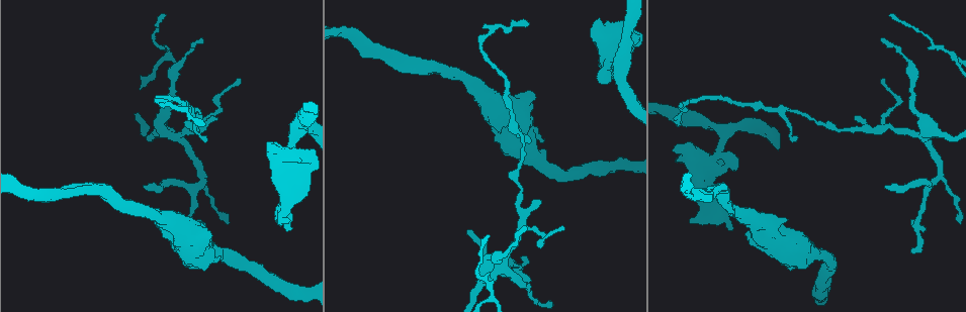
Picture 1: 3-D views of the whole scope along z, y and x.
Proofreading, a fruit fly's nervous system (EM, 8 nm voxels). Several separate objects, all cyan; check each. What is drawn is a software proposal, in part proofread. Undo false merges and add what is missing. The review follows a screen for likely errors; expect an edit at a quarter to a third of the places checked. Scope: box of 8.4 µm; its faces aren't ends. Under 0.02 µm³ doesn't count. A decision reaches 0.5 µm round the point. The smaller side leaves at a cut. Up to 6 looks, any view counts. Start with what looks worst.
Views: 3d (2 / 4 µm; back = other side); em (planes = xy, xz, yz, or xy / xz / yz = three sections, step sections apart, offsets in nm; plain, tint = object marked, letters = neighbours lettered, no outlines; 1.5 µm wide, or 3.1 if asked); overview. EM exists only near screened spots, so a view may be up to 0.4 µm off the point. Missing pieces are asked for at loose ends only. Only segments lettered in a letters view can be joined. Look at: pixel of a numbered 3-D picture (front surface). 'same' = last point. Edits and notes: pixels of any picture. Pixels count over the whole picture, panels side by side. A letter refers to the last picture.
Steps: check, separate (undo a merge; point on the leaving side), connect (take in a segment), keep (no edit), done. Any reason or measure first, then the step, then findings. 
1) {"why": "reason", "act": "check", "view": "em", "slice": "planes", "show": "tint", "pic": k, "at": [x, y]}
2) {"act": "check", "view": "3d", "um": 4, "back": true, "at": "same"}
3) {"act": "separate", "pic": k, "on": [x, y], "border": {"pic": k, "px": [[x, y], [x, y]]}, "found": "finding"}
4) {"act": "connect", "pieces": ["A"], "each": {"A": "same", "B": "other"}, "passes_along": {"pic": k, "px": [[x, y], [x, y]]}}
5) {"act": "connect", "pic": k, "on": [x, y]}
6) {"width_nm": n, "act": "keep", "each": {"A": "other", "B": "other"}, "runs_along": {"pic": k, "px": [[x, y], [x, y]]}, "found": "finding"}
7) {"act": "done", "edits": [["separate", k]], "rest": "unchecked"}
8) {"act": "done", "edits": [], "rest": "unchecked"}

{"why": "looks like a crossing", "act": "check", "view": "em", "slice": "planes", "show": "tint", "pic": 1, "at": [711, 161]}

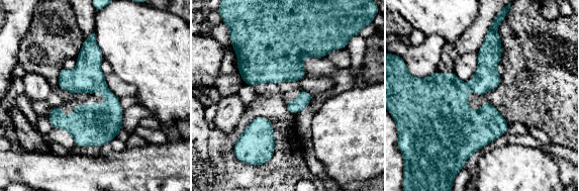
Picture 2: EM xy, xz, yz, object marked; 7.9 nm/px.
{"why": "what lies round it", "act": "check", "view": "em", "slice": "planes", "show": "letters", "at": "same"}

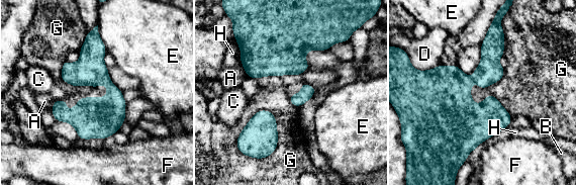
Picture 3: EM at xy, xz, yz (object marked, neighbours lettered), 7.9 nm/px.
{"act": "keep", "each": {"A": "other", "B": "other", "C": "other", "D": "other", "E": "other", "F": "other", "G": "other", "H": "other"}, "border": {"pic": 3, "px": [[503, 31], [504, 55]]}, "found": "one neuron here"}

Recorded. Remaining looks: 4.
{"why": "branch stops here", "act": "check", "view": "3d", "um": 2, "back": true, "pic": 1, "at": [539, 199]}

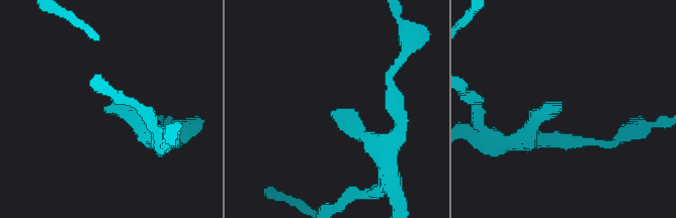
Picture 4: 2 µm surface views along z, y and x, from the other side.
{"why": "shape alone is not enough", "act": "check", "view": "em", "slice": "planes", "show": "plain", "pic": 4, "at": [334, 111]}

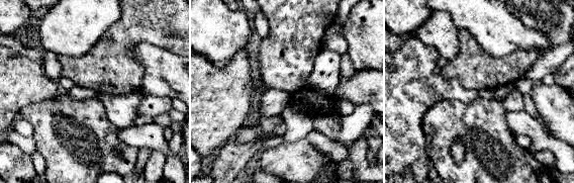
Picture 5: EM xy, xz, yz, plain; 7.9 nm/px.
{"act": "check", "view": "em", "slice": "planes", "show": "letters", "at": "same"}

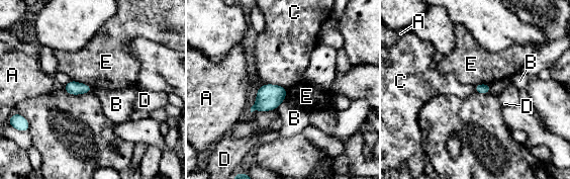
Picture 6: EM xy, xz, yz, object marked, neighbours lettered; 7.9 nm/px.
{"act": "keep", "each": {"A": "other", "B": "other", "C": "other", "D": "other", "E": "other"}, "border": {"pic": 6, "px": [[265, 83], [279, 84], [285, 87]]}, "found": "none of them fits"}

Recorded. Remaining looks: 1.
{"act": "done", "edits": [], "rest": "unchecked"}

